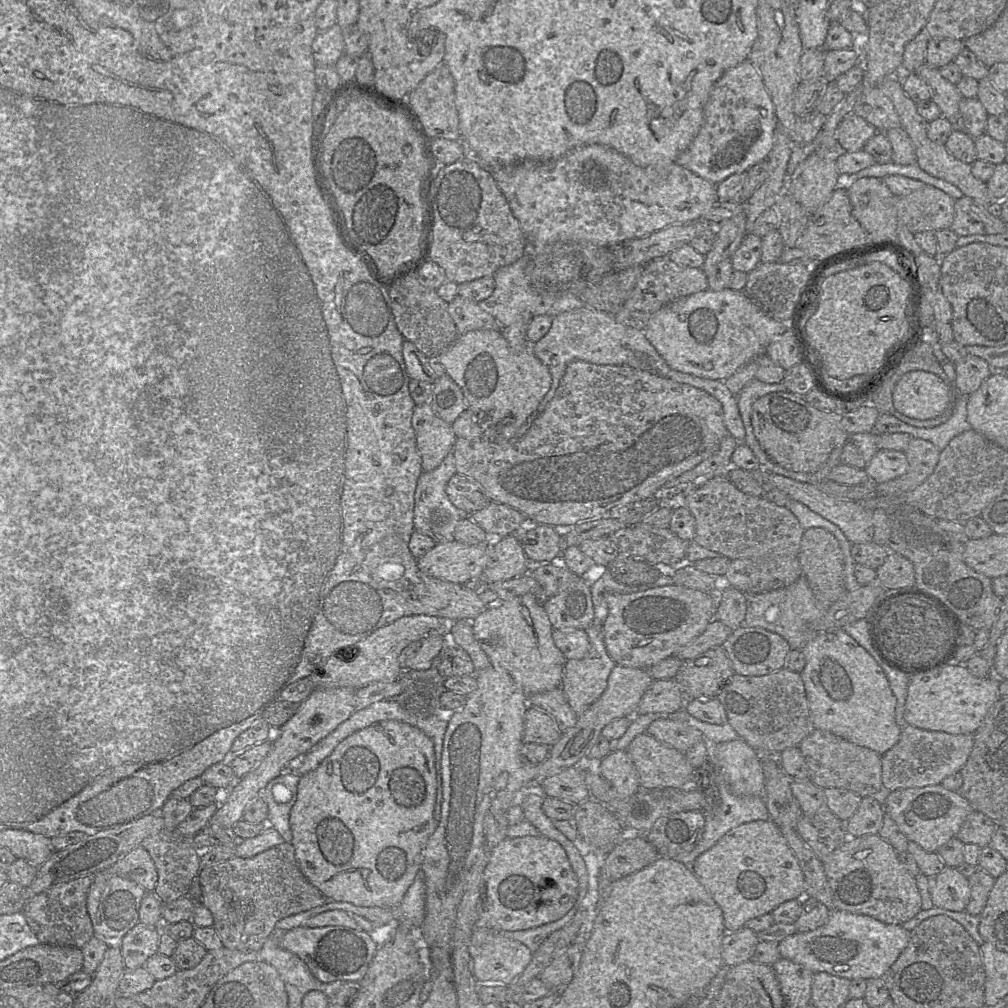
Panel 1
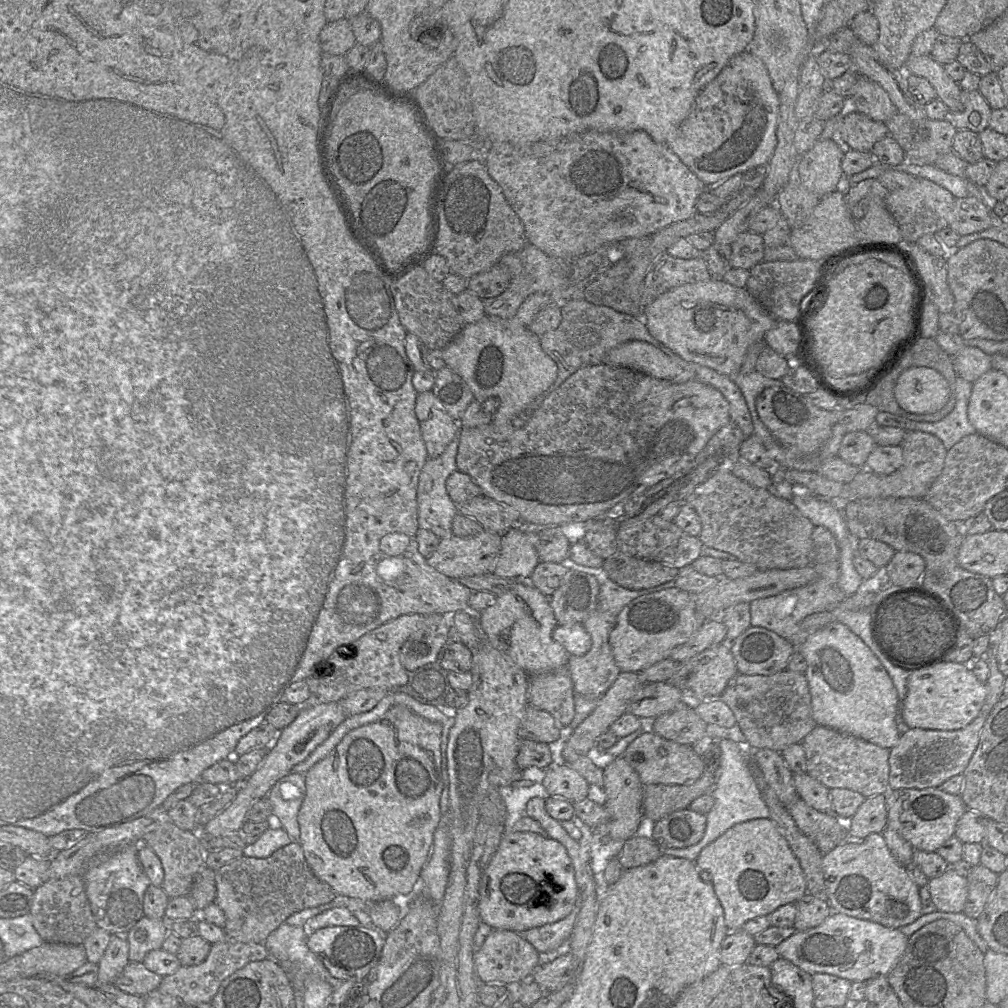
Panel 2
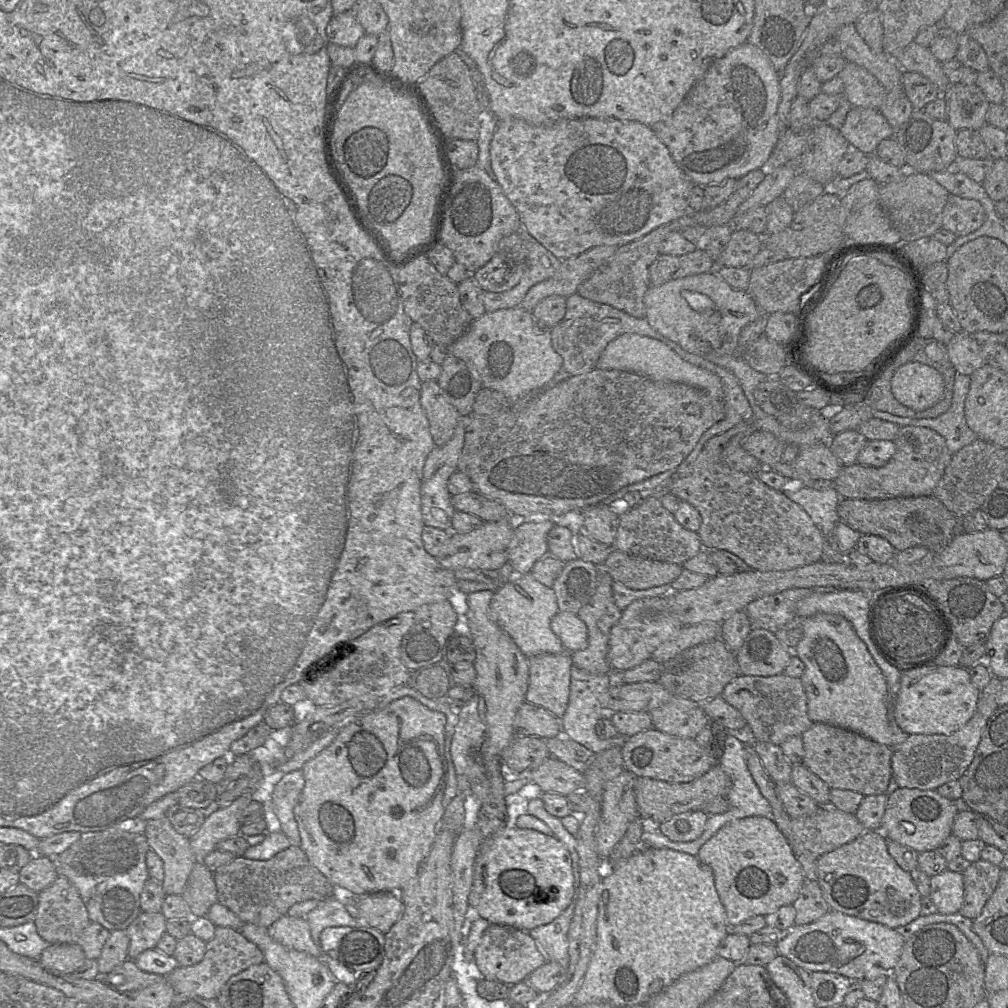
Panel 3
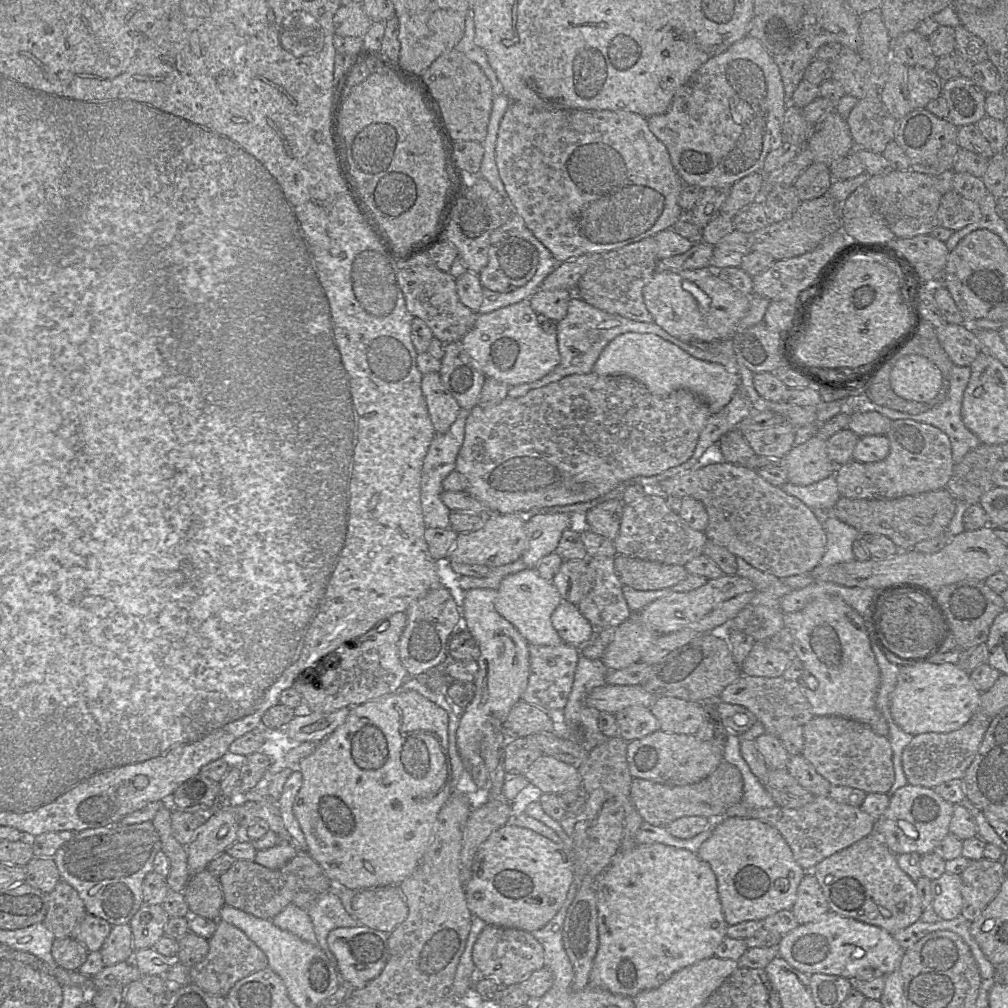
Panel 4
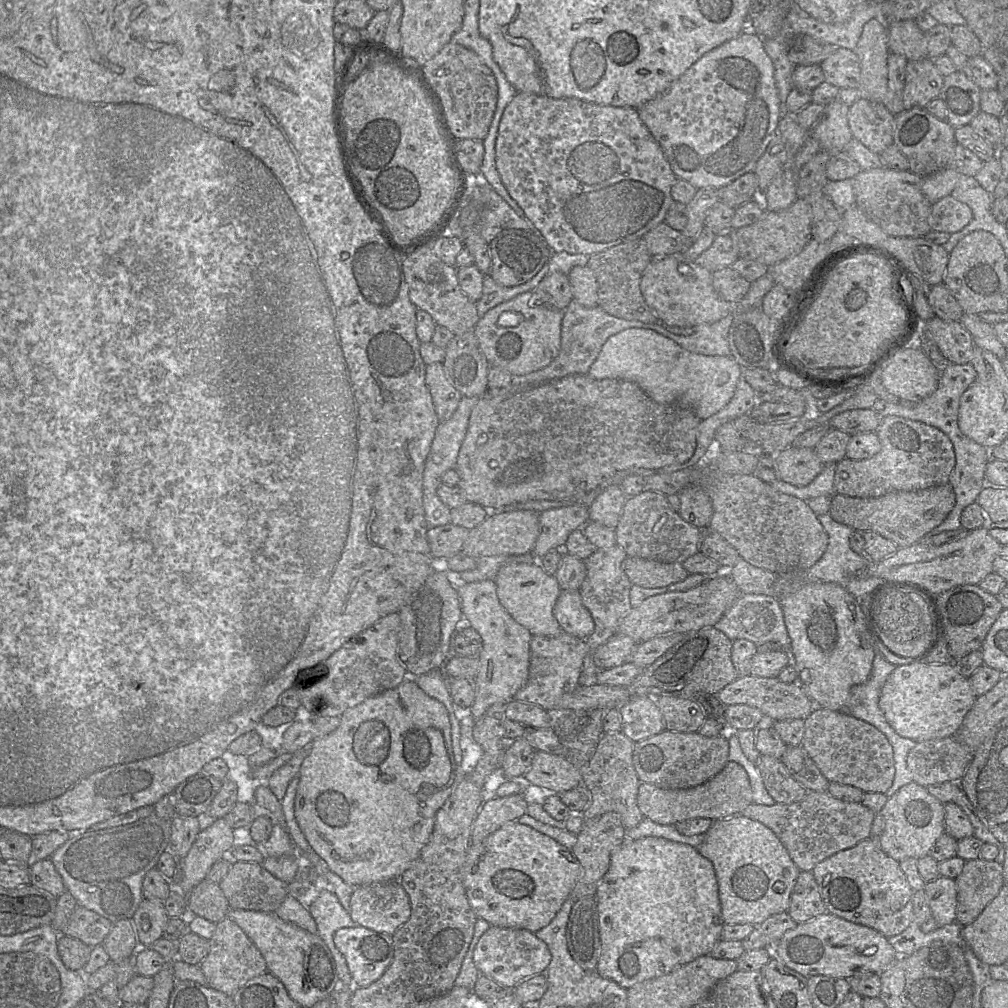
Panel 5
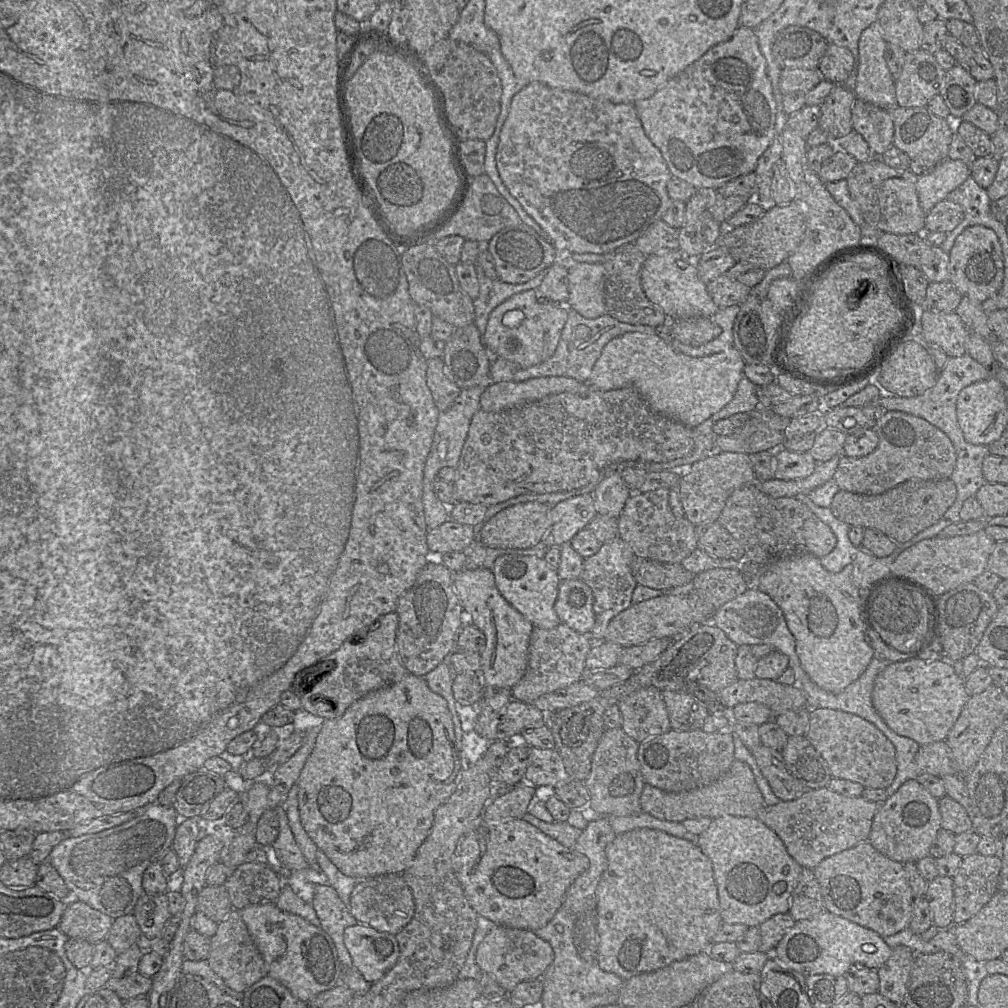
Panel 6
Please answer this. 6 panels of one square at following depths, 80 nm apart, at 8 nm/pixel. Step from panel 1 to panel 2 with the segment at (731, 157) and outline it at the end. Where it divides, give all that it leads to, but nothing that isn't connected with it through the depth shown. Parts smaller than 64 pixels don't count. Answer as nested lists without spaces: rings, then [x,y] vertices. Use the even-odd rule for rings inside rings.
[[[746,50],[732,57],[720,73],[703,88],[703,90],[696,97],[689,115],[682,122],[679,129],[675,133],[675,136],[669,140],[666,145],[688,169],[707,186],[707,188],[713,187],[736,174],[744,174],[755,167],[768,164],[777,144],[776,128],[778,122],[778,111],[779,94],[773,88],[772,81],[765,65],[758,57]]]

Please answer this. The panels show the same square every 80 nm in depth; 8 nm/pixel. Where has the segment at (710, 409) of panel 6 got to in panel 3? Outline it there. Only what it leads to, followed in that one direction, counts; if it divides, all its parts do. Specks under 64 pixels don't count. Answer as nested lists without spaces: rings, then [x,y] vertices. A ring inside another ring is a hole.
[[[626,333],[611,341],[601,354],[596,369],[631,372],[655,383],[683,383],[699,388],[714,398],[723,399],[719,376],[683,360],[663,342],[638,334]]]

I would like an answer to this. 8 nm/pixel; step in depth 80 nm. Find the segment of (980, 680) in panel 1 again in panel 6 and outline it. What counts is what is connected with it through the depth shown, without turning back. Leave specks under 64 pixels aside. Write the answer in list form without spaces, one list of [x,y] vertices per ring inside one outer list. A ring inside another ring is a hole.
[[[946,659],[887,664],[874,681],[872,702],[887,726],[918,745],[944,741],[970,698],[963,680]]]

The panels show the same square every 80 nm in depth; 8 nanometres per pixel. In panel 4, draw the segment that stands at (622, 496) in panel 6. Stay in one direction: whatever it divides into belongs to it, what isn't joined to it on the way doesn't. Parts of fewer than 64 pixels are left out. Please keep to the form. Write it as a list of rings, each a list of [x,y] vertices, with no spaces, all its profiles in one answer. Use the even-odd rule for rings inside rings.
[[[613,499],[586,511],[589,530],[614,541],[619,533],[623,506],[621,500]]]

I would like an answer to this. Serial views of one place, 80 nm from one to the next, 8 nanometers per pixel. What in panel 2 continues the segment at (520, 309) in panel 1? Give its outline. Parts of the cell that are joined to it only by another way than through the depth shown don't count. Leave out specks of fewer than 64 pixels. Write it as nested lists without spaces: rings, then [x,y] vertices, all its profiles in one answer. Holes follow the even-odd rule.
[[[527,242],[520,251],[504,255],[498,264],[507,268],[510,283],[500,295],[482,299],[485,313],[488,316],[509,320],[516,315],[525,299],[537,292],[549,295],[552,303],[556,303],[560,308],[567,302],[562,299],[562,291],[567,286],[567,265],[569,262],[550,257]]]

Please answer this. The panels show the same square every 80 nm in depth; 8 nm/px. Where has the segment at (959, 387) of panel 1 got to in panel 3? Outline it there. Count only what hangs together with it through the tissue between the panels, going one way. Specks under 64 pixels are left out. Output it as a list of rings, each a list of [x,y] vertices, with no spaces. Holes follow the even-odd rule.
[[[955,333],[946,349],[957,373],[970,376],[984,365],[981,345],[968,333]]]

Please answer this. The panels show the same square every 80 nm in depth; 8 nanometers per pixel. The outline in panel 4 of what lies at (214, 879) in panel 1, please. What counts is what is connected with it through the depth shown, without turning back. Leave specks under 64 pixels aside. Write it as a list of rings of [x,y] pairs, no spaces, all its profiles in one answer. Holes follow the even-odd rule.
[[[302,850],[277,870],[264,867],[254,860],[236,860],[230,869],[219,877],[219,882],[227,906],[269,920],[291,904],[296,894],[300,892],[324,894],[332,891],[335,885],[308,851]]]

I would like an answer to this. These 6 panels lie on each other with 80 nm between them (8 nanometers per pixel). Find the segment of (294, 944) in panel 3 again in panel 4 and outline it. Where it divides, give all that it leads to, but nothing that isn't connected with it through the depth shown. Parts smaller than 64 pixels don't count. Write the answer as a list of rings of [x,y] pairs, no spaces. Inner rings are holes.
[[[291,903],[276,915],[272,921],[281,930],[288,931],[306,942],[318,945],[318,939],[308,909],[299,908]]]

